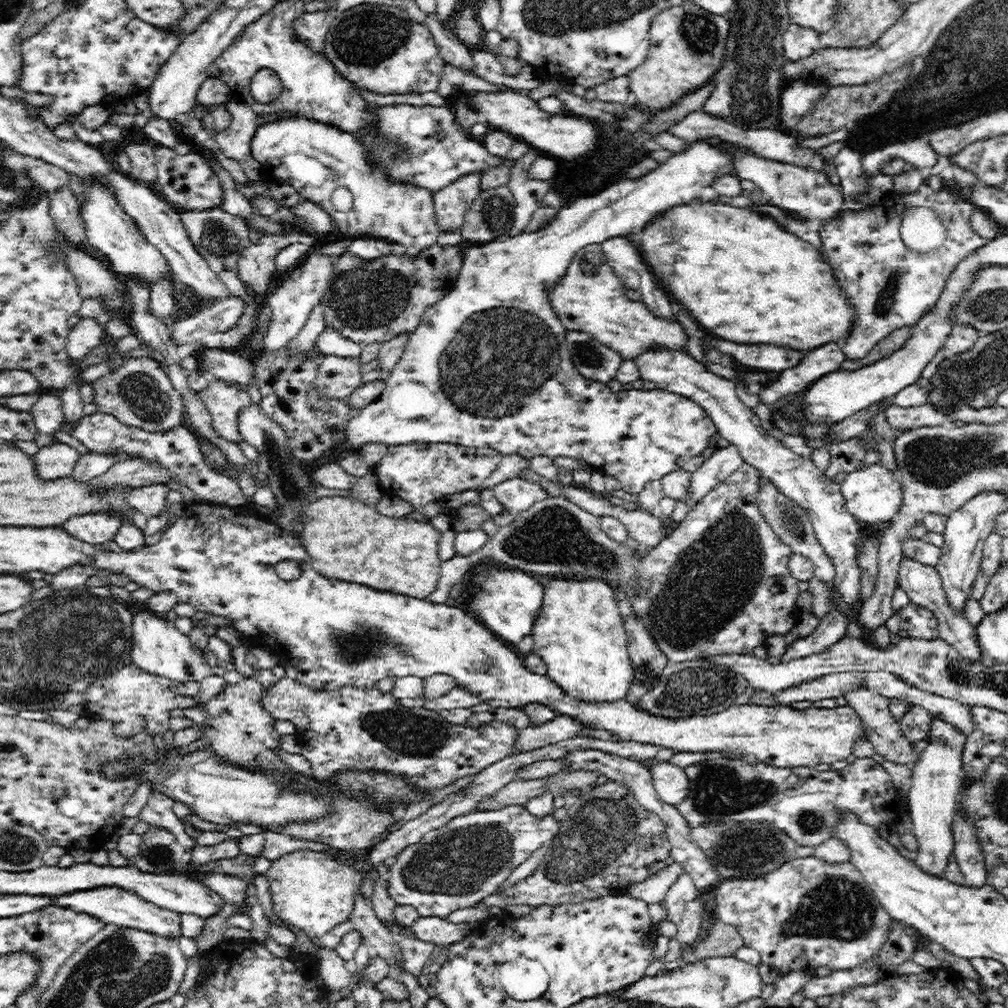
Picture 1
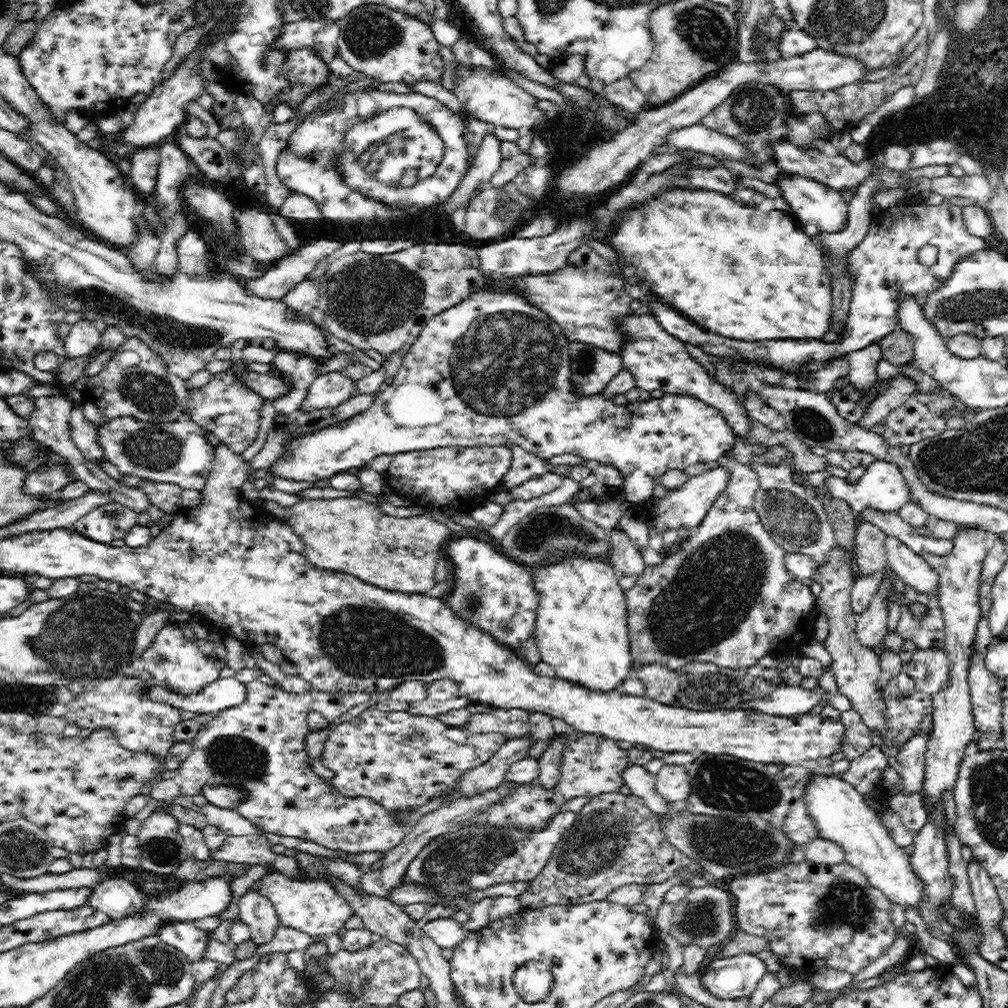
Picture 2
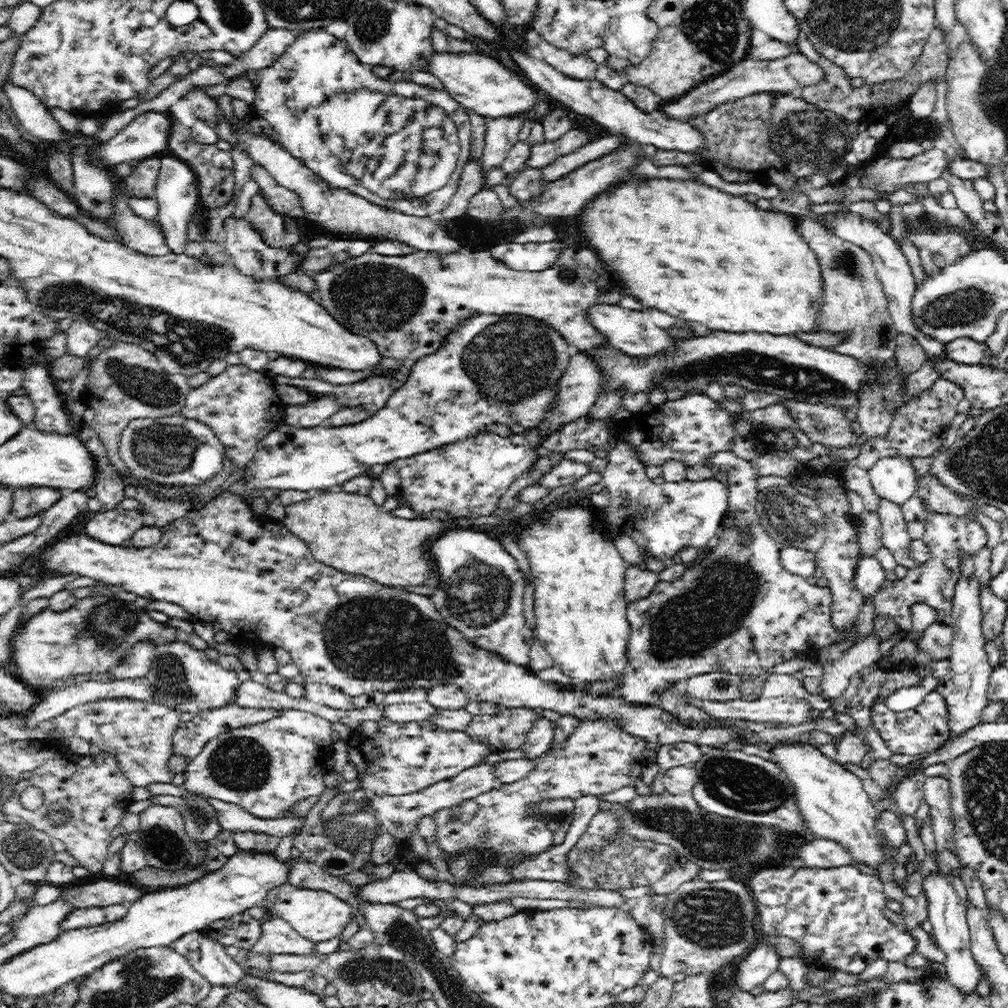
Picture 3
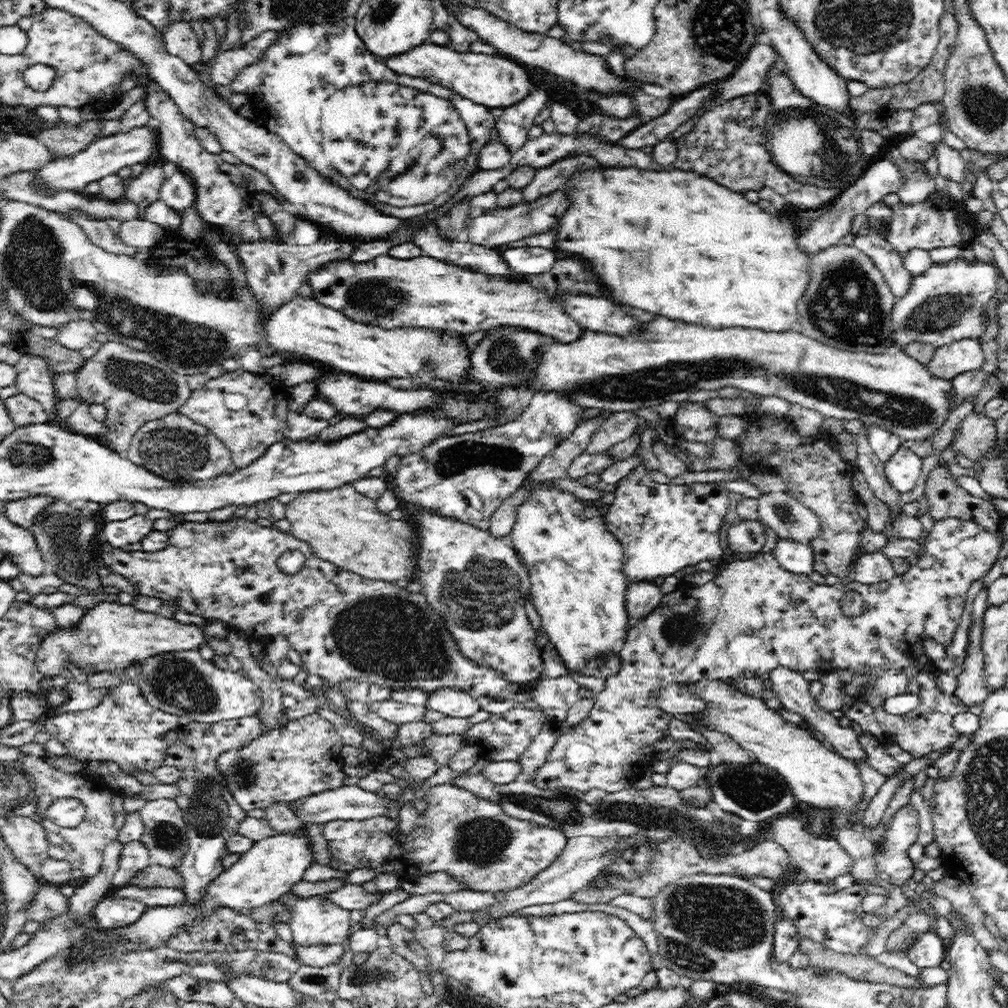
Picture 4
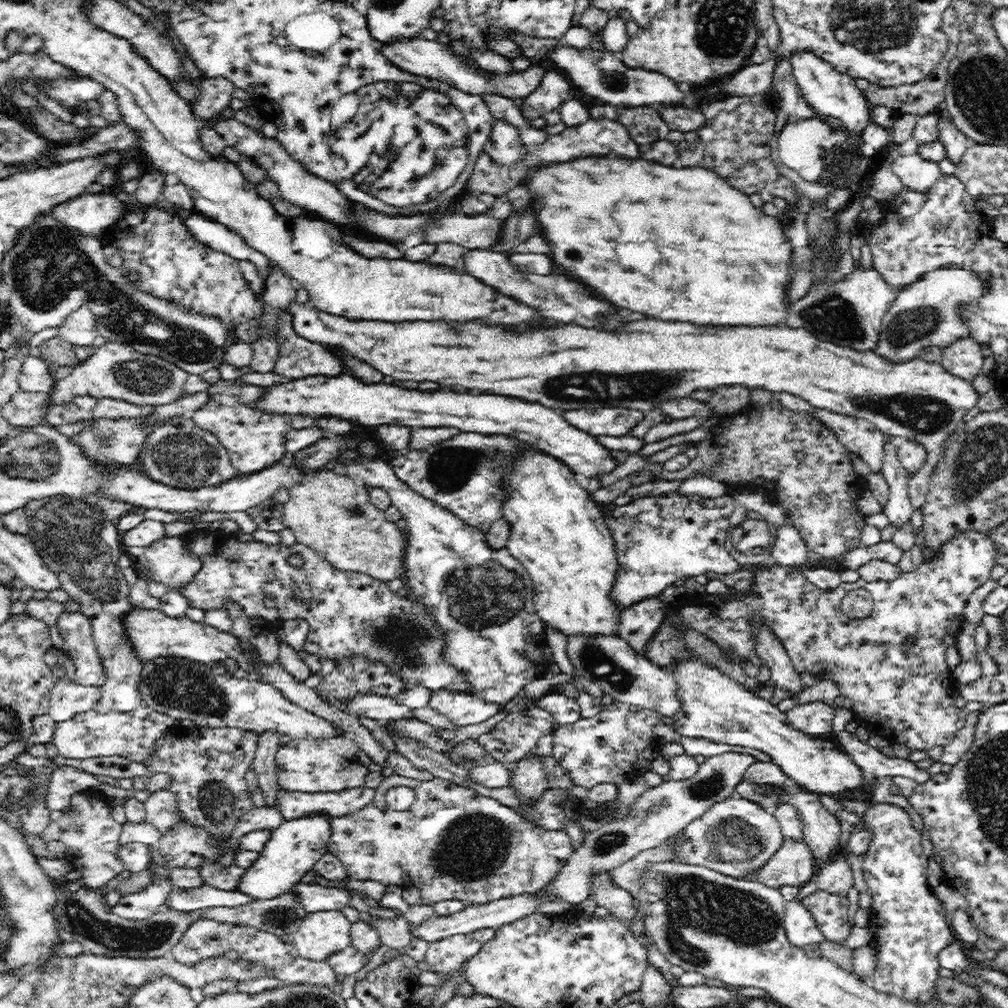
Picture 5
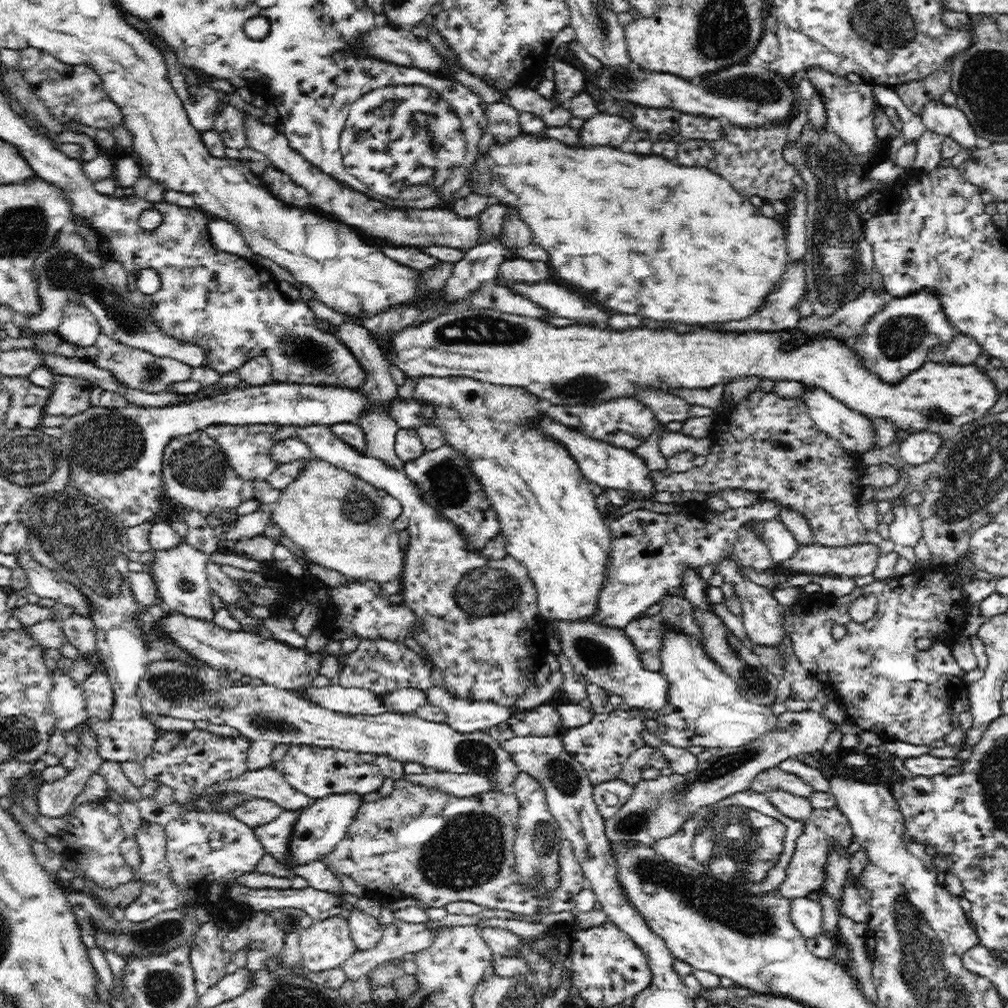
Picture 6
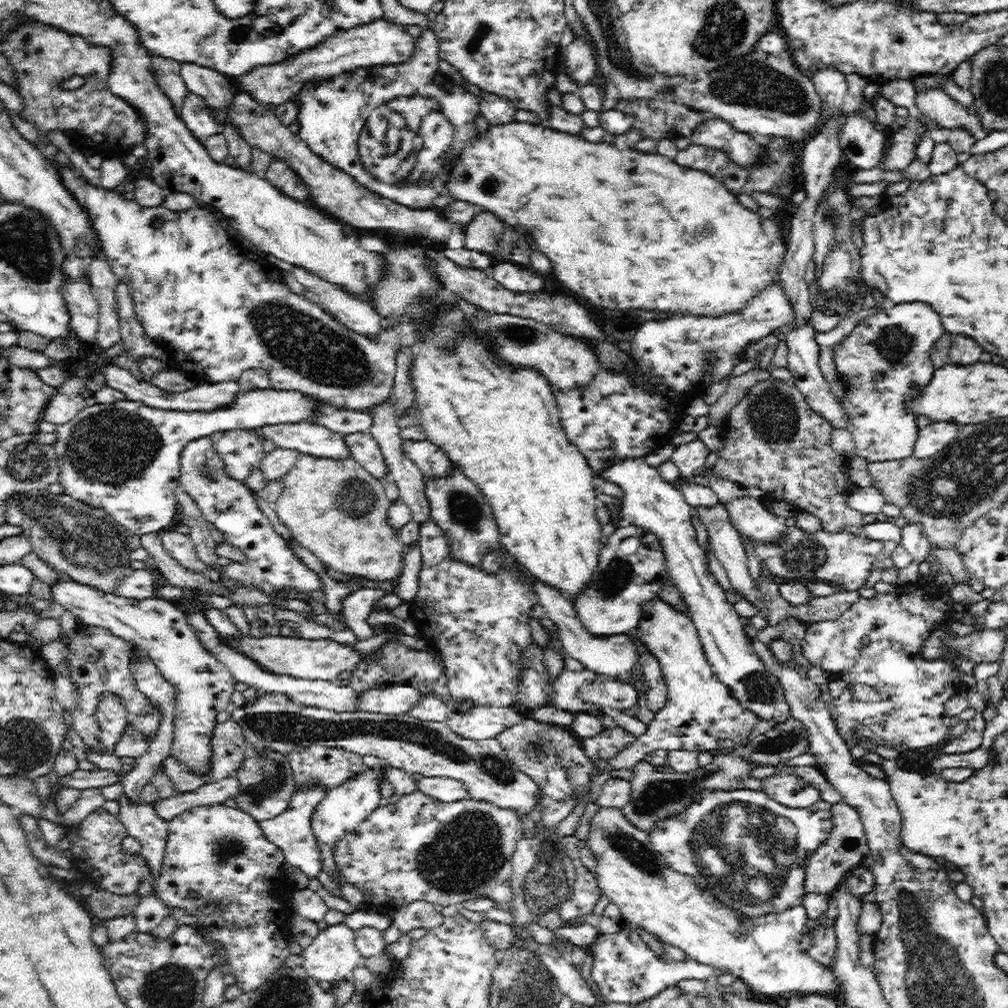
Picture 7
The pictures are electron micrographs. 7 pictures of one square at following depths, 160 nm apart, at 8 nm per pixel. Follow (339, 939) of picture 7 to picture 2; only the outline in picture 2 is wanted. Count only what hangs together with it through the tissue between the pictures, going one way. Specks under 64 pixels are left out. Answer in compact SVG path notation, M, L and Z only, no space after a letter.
M298 851L294 858L298 861L299 869L305 872L305 877L288 877L280 871L274 870L261 878L258 892L270 899L284 926L314 937L325 938L341 933L354 914L348 901L334 889L334 885L328 881L328 877L324 877L326 874L330 874L328 867L320 861L320 857L303 851Z

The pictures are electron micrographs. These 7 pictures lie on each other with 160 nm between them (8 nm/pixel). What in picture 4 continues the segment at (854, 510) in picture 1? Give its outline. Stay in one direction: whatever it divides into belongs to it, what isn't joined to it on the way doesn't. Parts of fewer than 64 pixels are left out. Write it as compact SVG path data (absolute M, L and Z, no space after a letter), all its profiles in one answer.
M900 446L883 464L886 479L898 492L910 492L922 474L922 461L912 449Z

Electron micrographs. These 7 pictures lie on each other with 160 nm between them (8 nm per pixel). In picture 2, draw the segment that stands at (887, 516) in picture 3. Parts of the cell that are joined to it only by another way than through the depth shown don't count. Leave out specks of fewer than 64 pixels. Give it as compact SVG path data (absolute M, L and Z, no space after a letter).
M886 536L884 546L888 567L907 586L924 593L933 592L938 588L938 573L924 557L910 550L895 536Z

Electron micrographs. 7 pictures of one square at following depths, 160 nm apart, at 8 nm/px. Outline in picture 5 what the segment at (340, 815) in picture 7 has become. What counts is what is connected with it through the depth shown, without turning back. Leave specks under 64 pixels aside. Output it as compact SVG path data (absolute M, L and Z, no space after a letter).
M309 813L285 820L273 830L272 838L260 853L259 859L245 870L239 889L260 900L282 897L329 851L326 846L332 842L333 823L334 817L328 813Z

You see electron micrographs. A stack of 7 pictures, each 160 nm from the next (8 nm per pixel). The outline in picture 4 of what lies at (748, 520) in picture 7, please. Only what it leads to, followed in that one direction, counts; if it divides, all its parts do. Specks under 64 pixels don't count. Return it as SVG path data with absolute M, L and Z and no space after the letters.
M780 537L773 550L780 566L797 575L809 575L813 569L814 551L808 543L796 542L789 537Z

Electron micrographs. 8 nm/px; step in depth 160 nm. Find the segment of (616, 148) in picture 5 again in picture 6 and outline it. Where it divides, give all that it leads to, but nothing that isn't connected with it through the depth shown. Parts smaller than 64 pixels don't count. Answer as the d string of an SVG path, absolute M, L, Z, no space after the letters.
M598 112L581 127L585 146L610 145L619 147L627 141L632 123L623 116Z

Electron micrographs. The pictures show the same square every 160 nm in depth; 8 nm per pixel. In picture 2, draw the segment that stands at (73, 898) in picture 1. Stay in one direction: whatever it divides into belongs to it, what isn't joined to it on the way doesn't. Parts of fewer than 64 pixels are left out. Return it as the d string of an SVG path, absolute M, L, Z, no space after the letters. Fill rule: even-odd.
M108 871L108 878L101 880L87 898L87 904L106 912L112 921L126 917L130 913L140 912L148 896L137 889L137 886L126 880L116 871ZM192 921L168 923L160 927L158 936L165 942L180 950L187 961L204 961L206 952L206 931L197 928Z

